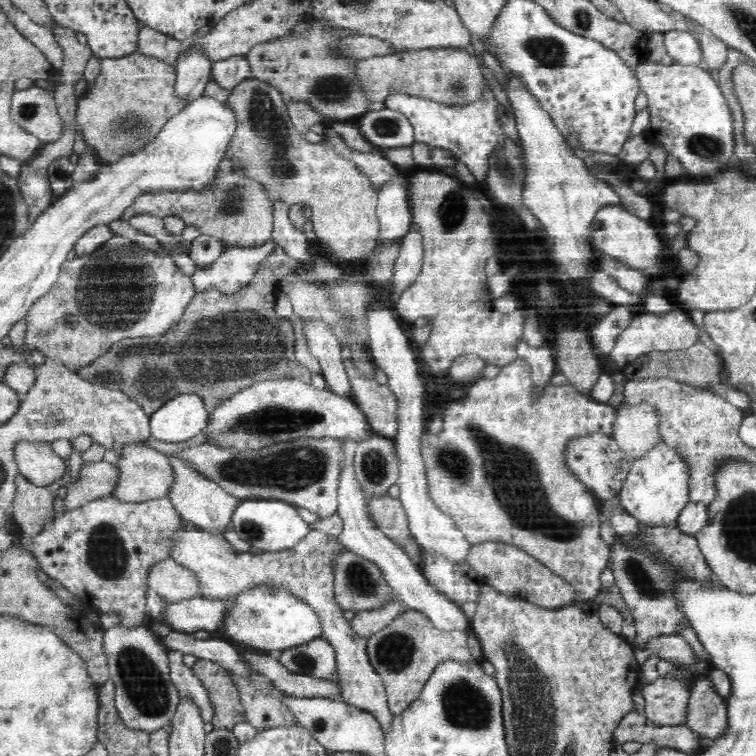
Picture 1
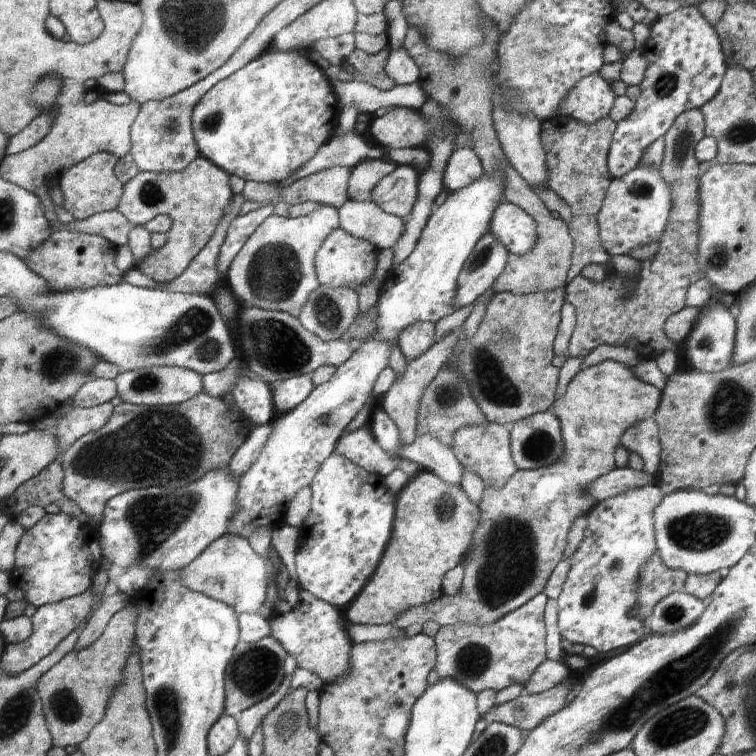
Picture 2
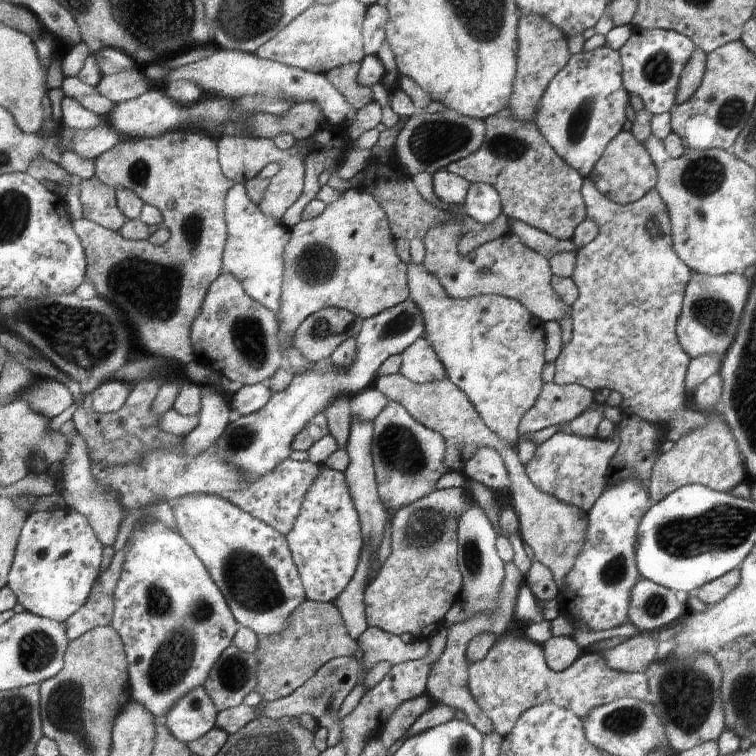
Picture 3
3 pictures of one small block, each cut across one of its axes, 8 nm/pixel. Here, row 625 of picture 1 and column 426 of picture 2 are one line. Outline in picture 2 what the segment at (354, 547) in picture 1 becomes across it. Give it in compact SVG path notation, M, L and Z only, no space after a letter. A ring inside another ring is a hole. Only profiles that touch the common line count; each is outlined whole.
M430 434L417 436L410 446L400 449L399 456L420 464L423 470L433 472L446 481L446 484L461 486L460 480L465 467L458 462L450 446L442 444Z

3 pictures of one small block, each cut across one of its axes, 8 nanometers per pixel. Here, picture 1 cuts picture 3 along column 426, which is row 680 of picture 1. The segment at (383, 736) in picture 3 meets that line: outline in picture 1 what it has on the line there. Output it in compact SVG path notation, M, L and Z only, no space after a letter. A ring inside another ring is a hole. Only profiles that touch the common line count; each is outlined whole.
M706 674L695 677L692 682L686 710L688 710L690 714L686 715L685 725L702 737L715 739L723 737L727 733L729 726L727 726L726 699L715 691L714 683Z

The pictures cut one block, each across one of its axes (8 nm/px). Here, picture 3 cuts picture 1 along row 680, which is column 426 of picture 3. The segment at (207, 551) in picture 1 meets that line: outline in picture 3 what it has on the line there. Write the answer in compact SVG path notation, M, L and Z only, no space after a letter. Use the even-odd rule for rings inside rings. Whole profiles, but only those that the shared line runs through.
M425 336L418 338L401 355L402 362L399 372L408 380L415 383L431 383L447 378L445 365L442 364L437 351Z

